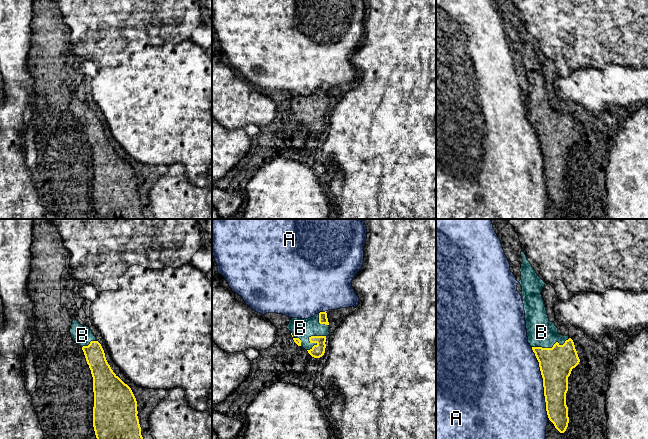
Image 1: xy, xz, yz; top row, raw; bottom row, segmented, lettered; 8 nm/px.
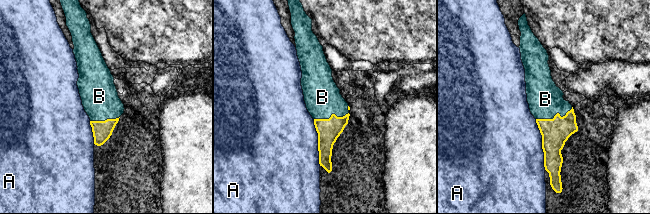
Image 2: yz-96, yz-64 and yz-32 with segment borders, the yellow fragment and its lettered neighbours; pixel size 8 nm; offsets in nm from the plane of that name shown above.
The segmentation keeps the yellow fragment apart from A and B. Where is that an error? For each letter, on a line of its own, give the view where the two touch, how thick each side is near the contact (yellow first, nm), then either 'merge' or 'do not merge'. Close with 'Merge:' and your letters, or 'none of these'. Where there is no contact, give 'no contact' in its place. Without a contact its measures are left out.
A: contact in yz; calibres 260 and 500 nm; do not merge
B: contact in xz; calibres 110 and 160 nm; merge
Merge: B

